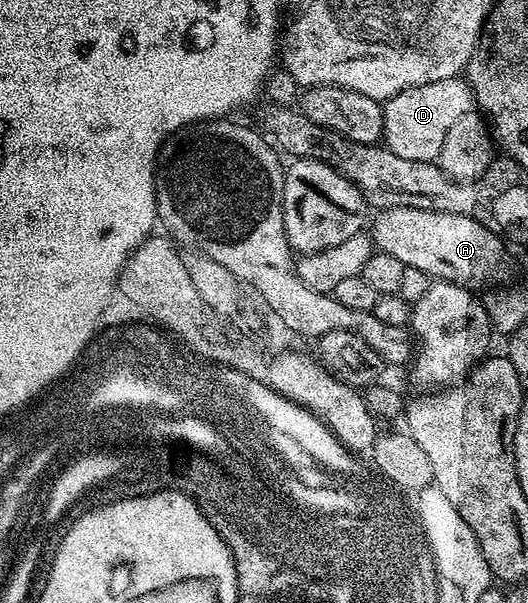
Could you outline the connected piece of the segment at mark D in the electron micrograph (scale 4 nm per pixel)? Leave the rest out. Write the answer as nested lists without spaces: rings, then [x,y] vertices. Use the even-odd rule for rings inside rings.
[[[460,76],[403,90],[383,103],[383,143],[406,160],[437,161],[449,129],[462,115],[473,111],[474,105],[472,87]]]

